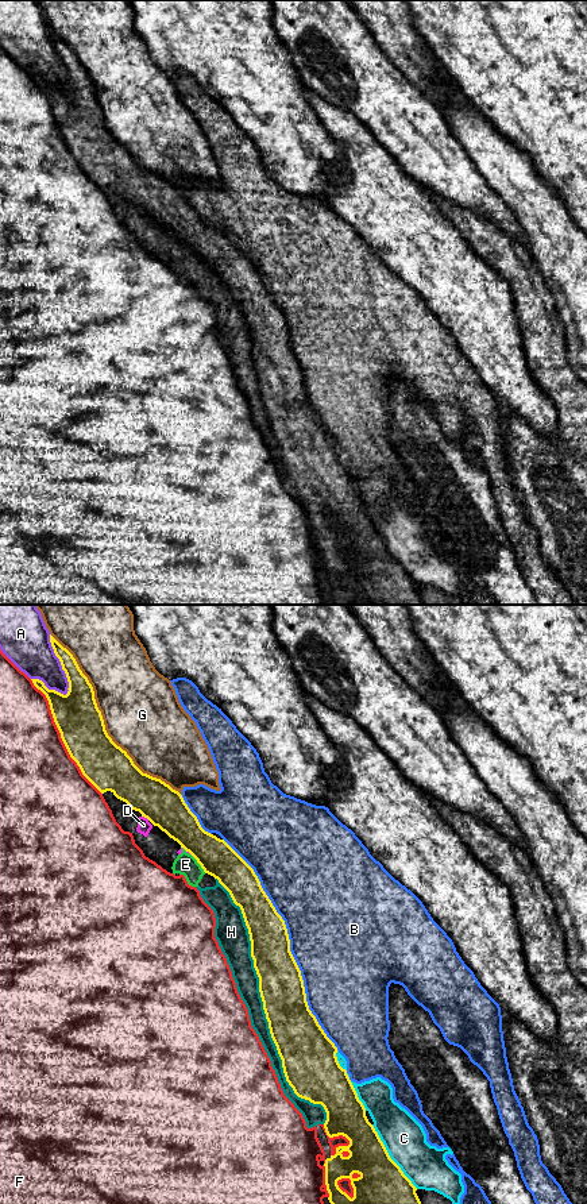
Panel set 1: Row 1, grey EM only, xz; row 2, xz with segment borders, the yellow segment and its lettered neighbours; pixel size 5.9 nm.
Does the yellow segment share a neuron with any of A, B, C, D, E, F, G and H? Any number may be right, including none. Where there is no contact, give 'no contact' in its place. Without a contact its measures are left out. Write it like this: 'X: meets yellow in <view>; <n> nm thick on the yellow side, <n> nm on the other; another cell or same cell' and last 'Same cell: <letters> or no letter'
A: meets yellow in xz; 180 nm thick on the yellow side, 280 nm on the other; another cell
B: meets yellow in xz; 260 nm thick on the yellow side, 500 nm on the other; another cell
C: meets yellow in xz; 260 nm thick on the yellow side, 260 nm on the other; another cell
D: meets yellow in xz; 240 nm thick on the yellow side, 80 nm on the other; another cell
E: meets yellow in xz; 220 nm thick on the yellow side, 130 nm on the other; another cell
F: meets yellow in xz; 280 nm thick on the yellow side, 440 nm on the other; another cell
G: meets yellow in xz; 280 nm thick on the yellow side, 460 nm on the other; another cell
H: meets yellow in xz; 280 nm thick on the yellow side, 140 nm on the other; another cell
Same cell: no letter

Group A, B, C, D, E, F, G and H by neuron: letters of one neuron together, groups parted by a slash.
A / B / C / D E H / F / G

